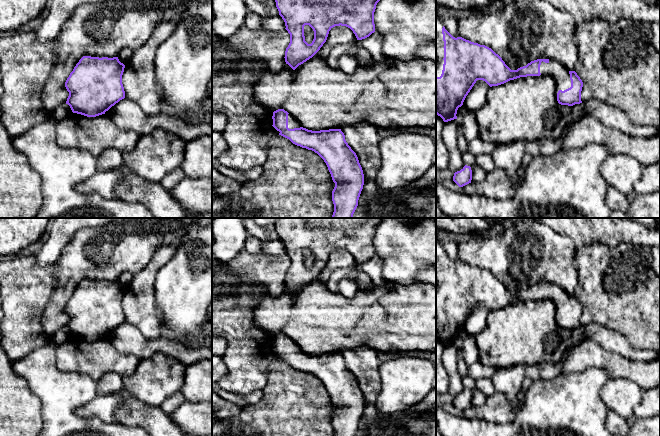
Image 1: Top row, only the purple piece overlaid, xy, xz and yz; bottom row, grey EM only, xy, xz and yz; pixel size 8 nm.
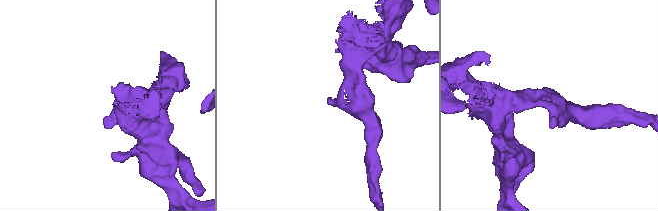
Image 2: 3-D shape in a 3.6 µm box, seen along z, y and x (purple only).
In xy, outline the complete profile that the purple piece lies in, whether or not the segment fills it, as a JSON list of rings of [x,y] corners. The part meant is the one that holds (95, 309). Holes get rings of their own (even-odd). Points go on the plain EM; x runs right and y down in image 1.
[[[83,280],[65,306],[69,316],[66,328],[70,330],[73,337],[87,341],[105,338],[112,330],[125,322],[122,308],[124,292],[125,289],[119,285],[118,281]]]

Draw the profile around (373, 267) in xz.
[[[377,255],[372,257],[369,261],[357,264],[357,271],[366,273],[375,286],[379,286],[384,283],[384,279],[381,276],[383,262]]]

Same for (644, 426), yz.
[[[660,415],[651,418],[632,419],[628,436],[660,436]]]

